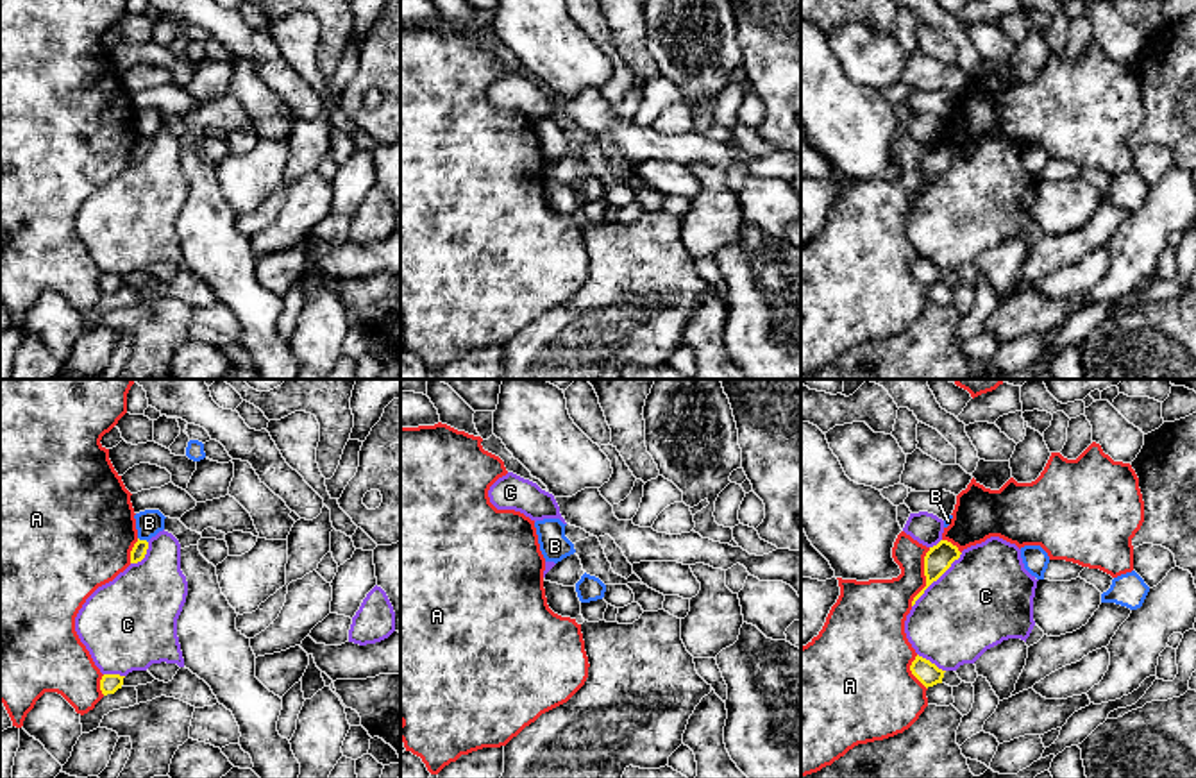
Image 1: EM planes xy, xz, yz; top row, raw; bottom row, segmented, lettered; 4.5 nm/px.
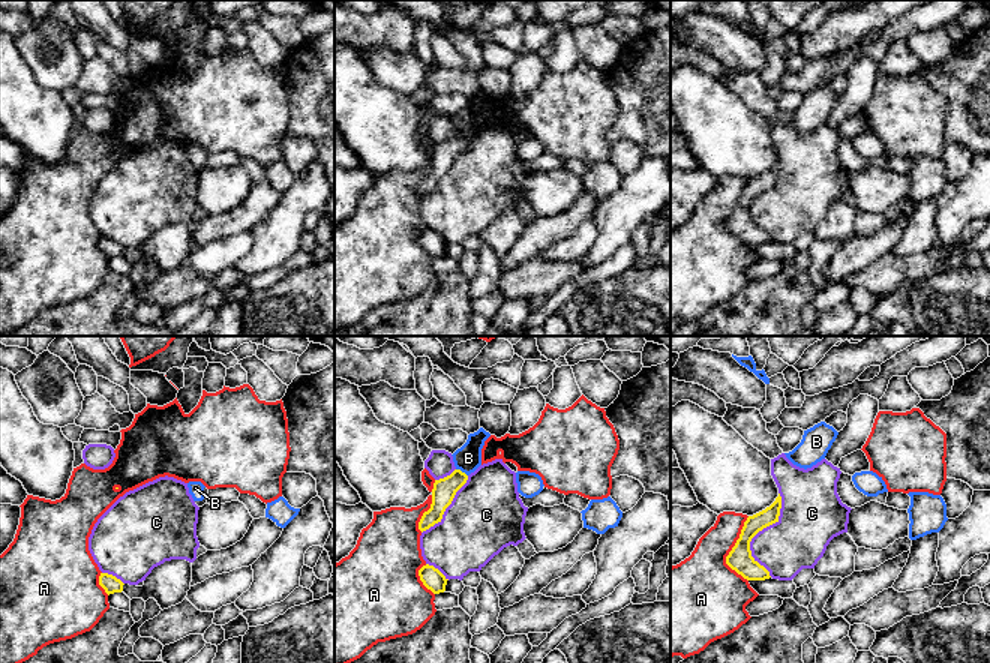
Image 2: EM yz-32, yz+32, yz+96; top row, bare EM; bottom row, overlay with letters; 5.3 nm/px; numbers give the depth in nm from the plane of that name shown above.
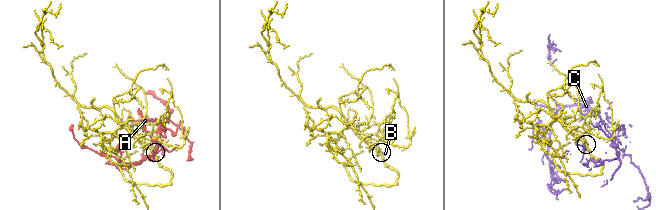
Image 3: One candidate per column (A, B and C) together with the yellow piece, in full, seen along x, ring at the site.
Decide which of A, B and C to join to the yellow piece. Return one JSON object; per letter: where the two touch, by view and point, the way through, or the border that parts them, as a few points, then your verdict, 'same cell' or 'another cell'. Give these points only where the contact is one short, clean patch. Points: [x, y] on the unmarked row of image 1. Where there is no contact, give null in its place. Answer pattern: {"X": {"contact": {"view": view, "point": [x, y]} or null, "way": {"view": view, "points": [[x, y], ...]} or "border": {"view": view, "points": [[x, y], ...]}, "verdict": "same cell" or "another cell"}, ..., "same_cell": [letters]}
{"A": {"contact": {"view": "yz", "point": [925, 174]}, "verdict": "another cell"}, "B": {"contact": {"view": "xy", "point": [143, 140]}, "border": {"view": "xy", "points": [[138, 136], [147, 142]]}, "verdict": "another cell"}, "C": {"contact": {"view": "yz", "point": [935, 179]}, "verdict": "another cell"}, "same_cell": []}

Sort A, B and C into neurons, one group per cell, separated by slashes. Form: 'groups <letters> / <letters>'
groups A / B / C

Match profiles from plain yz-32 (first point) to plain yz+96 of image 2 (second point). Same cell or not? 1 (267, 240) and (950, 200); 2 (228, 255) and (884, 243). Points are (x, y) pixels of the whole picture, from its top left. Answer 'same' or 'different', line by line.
1: same
2: different

